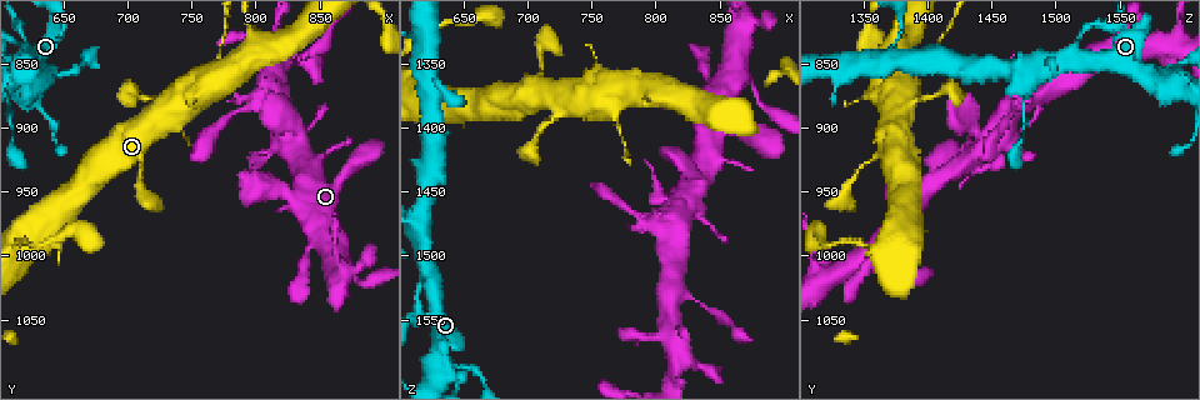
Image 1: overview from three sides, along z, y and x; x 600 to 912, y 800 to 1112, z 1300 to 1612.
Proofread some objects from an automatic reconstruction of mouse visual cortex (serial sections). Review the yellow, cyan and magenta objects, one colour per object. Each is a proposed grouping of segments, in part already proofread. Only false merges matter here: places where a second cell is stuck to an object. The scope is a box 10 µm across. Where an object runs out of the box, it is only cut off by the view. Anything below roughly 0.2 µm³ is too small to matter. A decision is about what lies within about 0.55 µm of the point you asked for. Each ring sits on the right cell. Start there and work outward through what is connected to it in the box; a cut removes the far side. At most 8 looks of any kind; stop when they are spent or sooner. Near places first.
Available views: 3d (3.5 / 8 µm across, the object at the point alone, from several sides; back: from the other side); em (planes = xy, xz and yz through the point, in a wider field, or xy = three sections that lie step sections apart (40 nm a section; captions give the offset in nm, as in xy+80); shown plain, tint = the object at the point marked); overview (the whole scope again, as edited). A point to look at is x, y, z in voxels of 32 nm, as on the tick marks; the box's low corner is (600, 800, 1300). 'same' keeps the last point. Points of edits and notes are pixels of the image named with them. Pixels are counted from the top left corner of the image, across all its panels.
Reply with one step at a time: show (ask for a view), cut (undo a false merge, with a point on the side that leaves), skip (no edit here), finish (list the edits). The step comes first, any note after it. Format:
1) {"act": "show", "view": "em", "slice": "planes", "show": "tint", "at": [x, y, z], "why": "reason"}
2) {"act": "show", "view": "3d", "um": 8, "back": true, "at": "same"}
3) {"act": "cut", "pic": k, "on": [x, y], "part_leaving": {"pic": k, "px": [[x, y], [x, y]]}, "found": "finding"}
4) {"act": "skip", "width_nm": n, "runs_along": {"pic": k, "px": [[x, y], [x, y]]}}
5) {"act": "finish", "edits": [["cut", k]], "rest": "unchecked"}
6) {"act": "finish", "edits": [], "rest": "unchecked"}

{"act": "show", "view": "3d", "um": 3.5, "at": [824, 848, 1528], "why": "a narrow waist"}

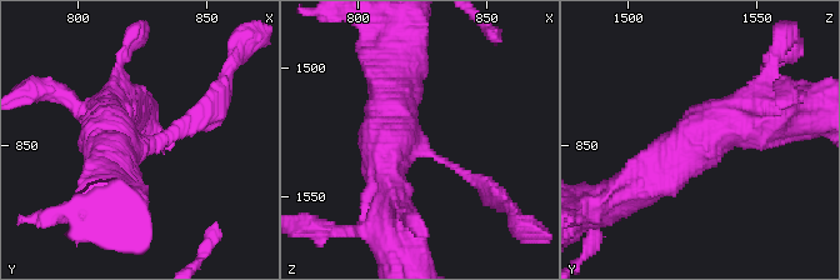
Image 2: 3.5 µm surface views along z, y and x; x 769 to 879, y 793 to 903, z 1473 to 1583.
{"act": "show", "view": "em", "slice": "xy", "step": 3, "show": "tint", "at": [824, 849, 1530], "arms": 3, "arm_widths_nm": [100, 500, 500]}

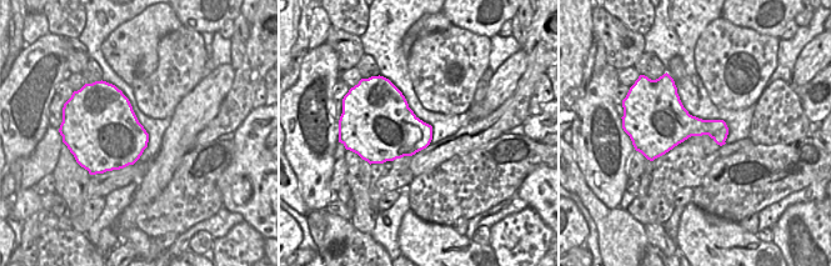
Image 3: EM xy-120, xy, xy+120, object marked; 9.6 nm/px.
{"act": "skip", "runs_along": {"pic": 2, "px": [[633, 188], [776, 110]]}, "found": "continuous, no second cell"}

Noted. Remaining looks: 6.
{"act": "show", "view": "3d", "um": 3.5, "at": [812, 834, 1590], "why": "three arms meet"}

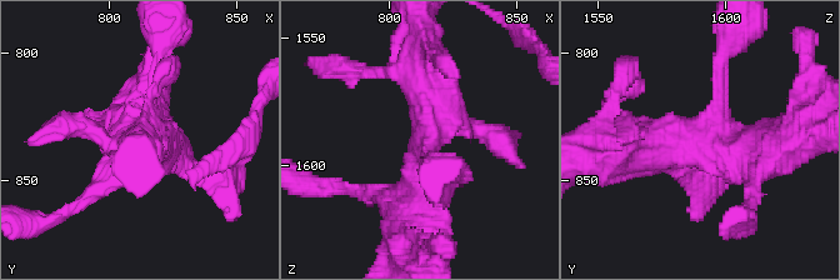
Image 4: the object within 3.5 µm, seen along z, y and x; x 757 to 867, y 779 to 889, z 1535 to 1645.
{"act": "show", "view": "em", "slice": "planes", "show": "tint", "at": [814, 835, 1592]}

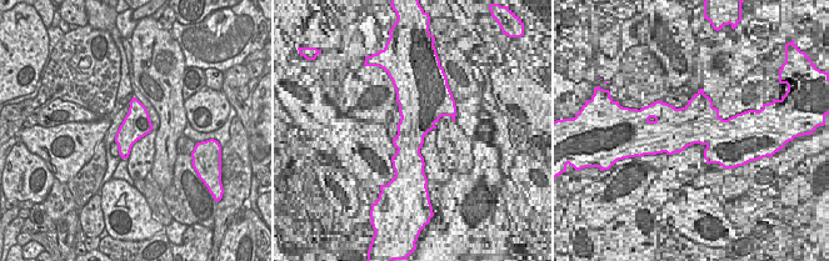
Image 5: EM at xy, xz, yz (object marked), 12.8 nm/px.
{"act": "skip", "found": "continuous, no second cell"}

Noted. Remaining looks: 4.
{"act": "show", "view": "3d", "um": 8, "back": true, "at": [628, 866, 1580], "why": "branch point"}

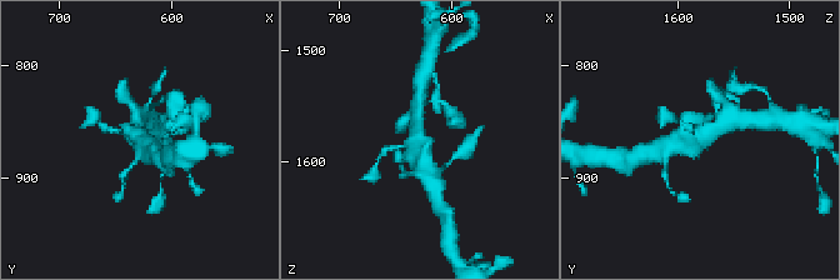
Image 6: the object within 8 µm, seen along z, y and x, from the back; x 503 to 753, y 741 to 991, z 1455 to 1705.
{"act": "show", "view": "3d", "um": 3.5, "at": "same", "why": "zoom in"}

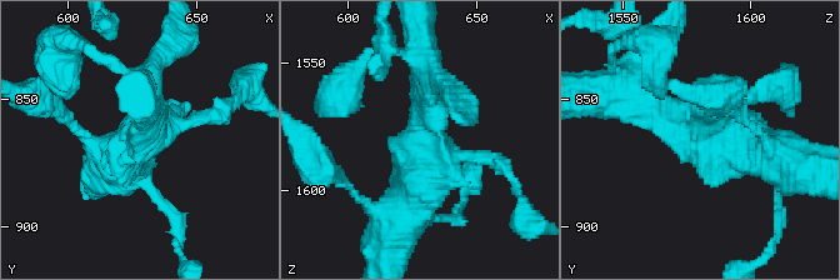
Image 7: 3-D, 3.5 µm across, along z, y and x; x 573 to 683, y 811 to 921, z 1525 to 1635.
{"act": "show", "view": "em", "slice": "xy", "step": 1, "show": "tint", "at": [630, 865, 1579], "why": "need the tissue"}

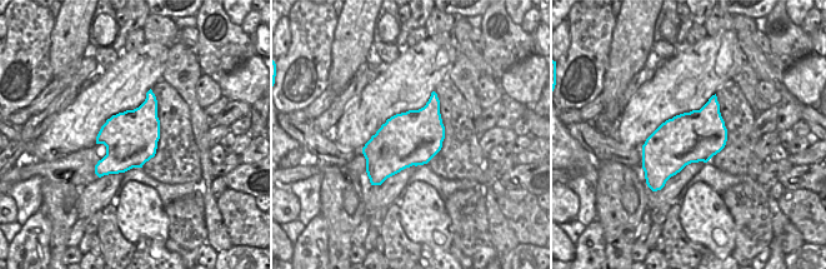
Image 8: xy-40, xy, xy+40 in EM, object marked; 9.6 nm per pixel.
{"act": "skip", "runs_along": {"pic": 7, "px": [[624, 76], [681, 134], [775, 156]]}, "found": "all the same cell"}

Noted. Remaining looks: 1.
{"act": "finish", "edits": [], "rest": "unchecked"}

